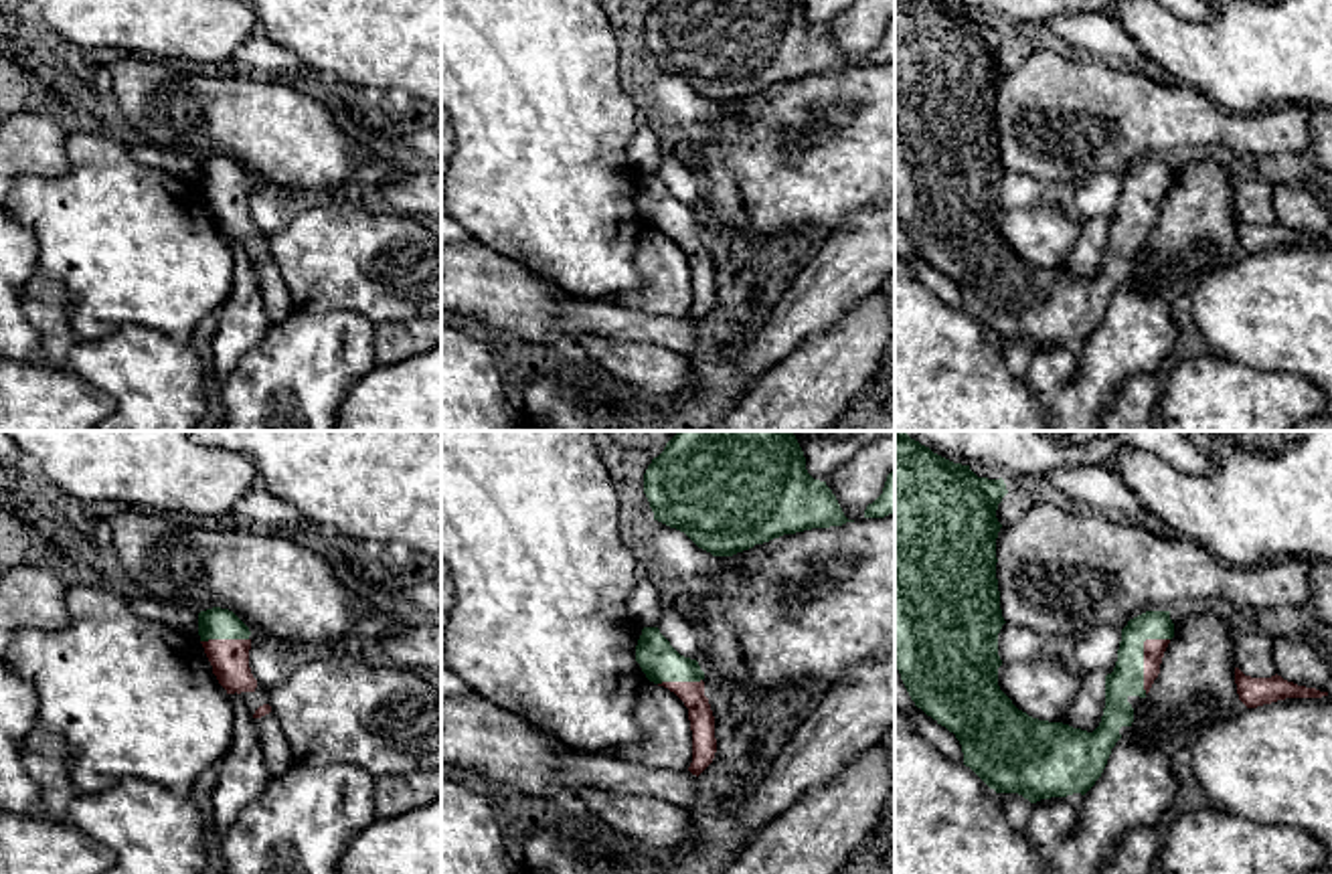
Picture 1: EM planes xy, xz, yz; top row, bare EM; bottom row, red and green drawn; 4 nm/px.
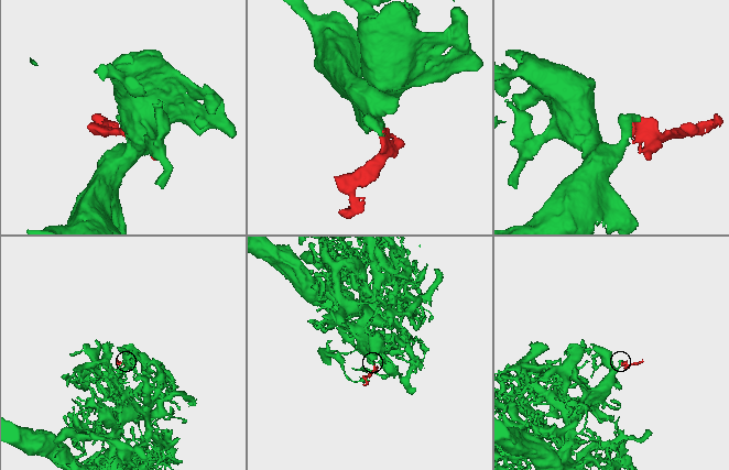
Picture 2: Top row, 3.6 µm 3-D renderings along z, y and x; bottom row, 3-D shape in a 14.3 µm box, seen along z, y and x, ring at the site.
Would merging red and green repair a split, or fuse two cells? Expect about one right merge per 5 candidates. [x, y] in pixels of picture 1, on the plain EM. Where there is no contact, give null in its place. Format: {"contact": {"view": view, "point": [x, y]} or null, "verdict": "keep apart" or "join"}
{"contact": {"view": "yz", "point": [1144, 203]}, "verdict": "join"}

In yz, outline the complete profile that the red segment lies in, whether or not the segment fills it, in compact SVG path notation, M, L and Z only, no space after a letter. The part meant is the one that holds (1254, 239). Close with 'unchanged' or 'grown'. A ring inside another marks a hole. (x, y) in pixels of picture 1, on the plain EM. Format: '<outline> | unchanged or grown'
M1235 214L1235 231L1237 231L1239 247L1247 255L1257 255L1257 253L1271 251L1271 249L1285 247L1285 245L1328 243L1328 239L1298 233L1294 229L1283 227L1277 221L1271 225L1251 225L1251 223L1245 223L1239 214Z | unchanged

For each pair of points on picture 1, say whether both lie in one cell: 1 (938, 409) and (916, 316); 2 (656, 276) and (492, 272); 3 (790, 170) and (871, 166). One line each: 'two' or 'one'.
1: one
2: two
3: one

